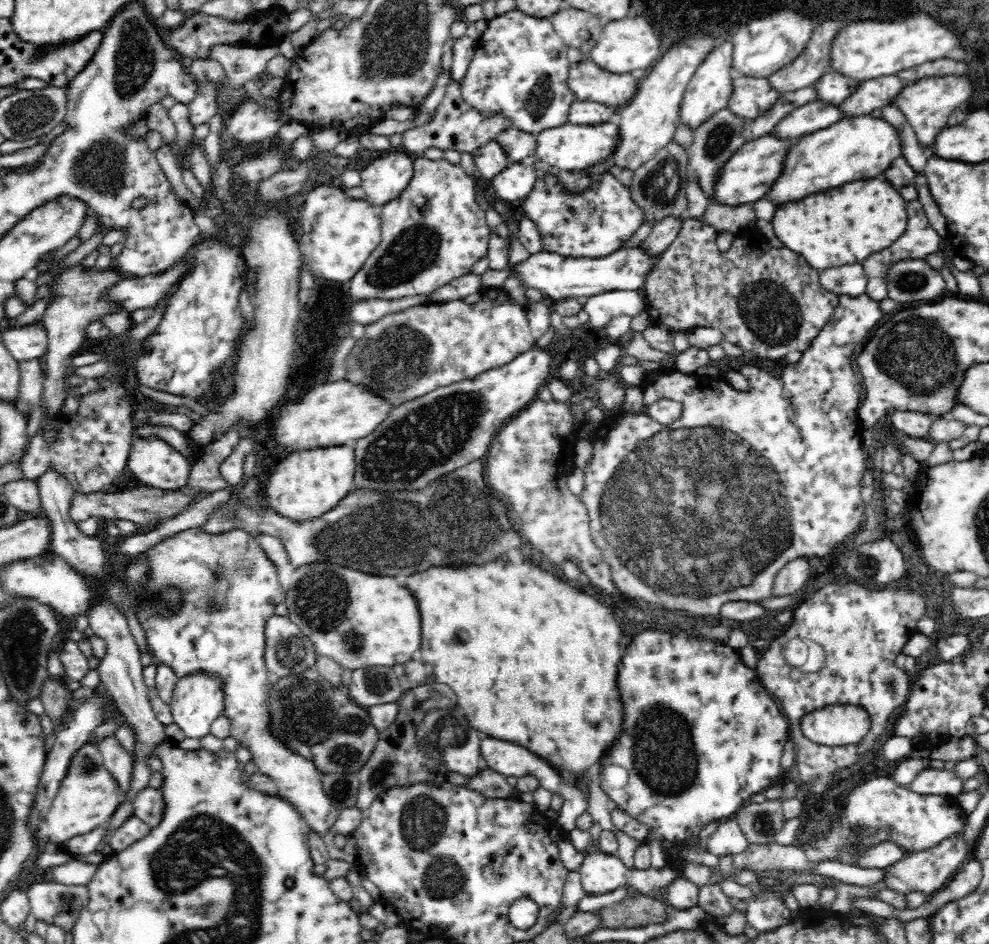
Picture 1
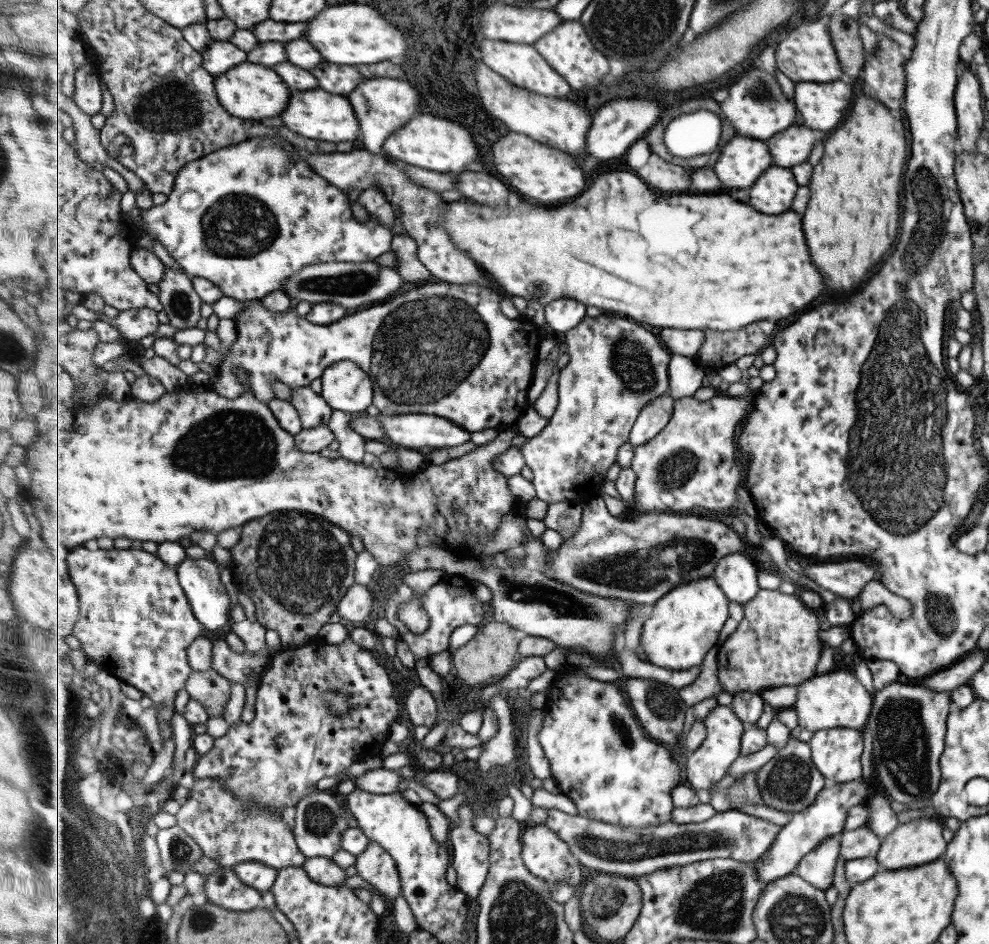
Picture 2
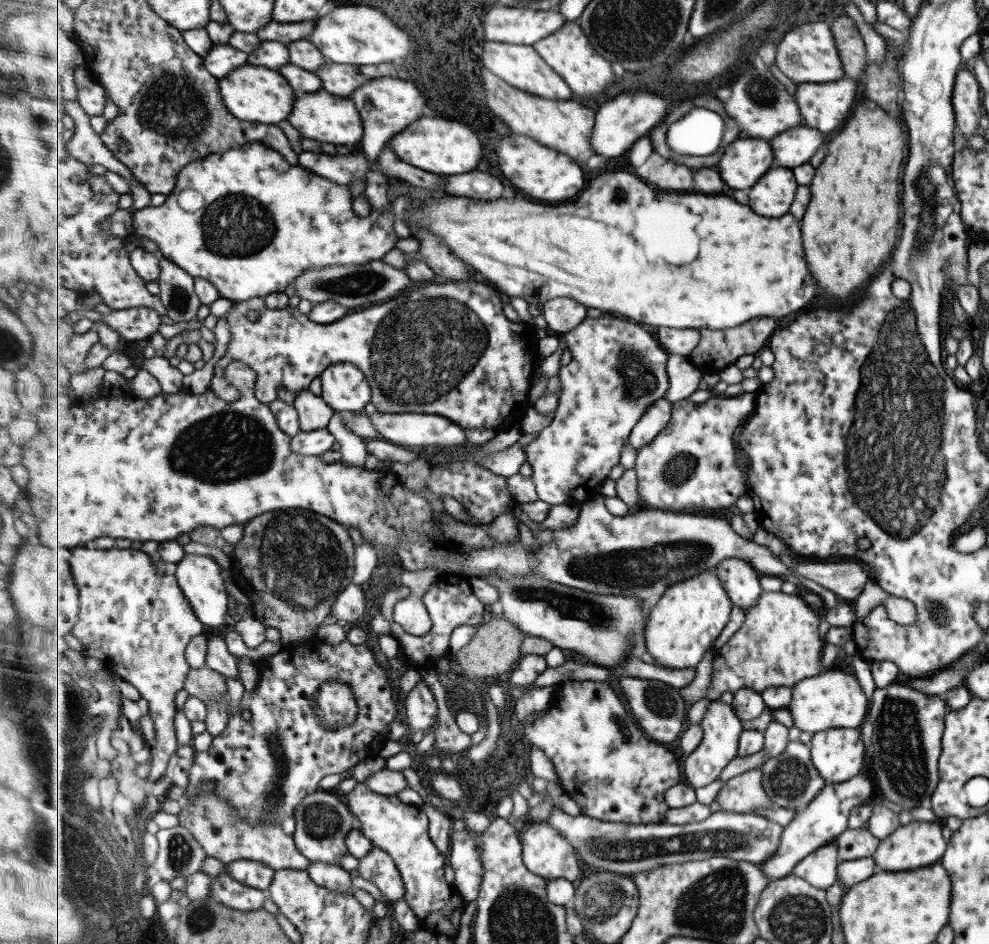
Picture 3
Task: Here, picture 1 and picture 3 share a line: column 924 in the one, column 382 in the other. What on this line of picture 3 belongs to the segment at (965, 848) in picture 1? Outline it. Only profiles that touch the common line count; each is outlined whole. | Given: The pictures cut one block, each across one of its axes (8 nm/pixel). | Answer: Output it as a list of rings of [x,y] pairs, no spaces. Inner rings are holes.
[[[373,847],[359,860],[360,876],[374,885],[390,902],[405,900],[406,888],[402,879],[402,872],[393,857],[382,848]]]

